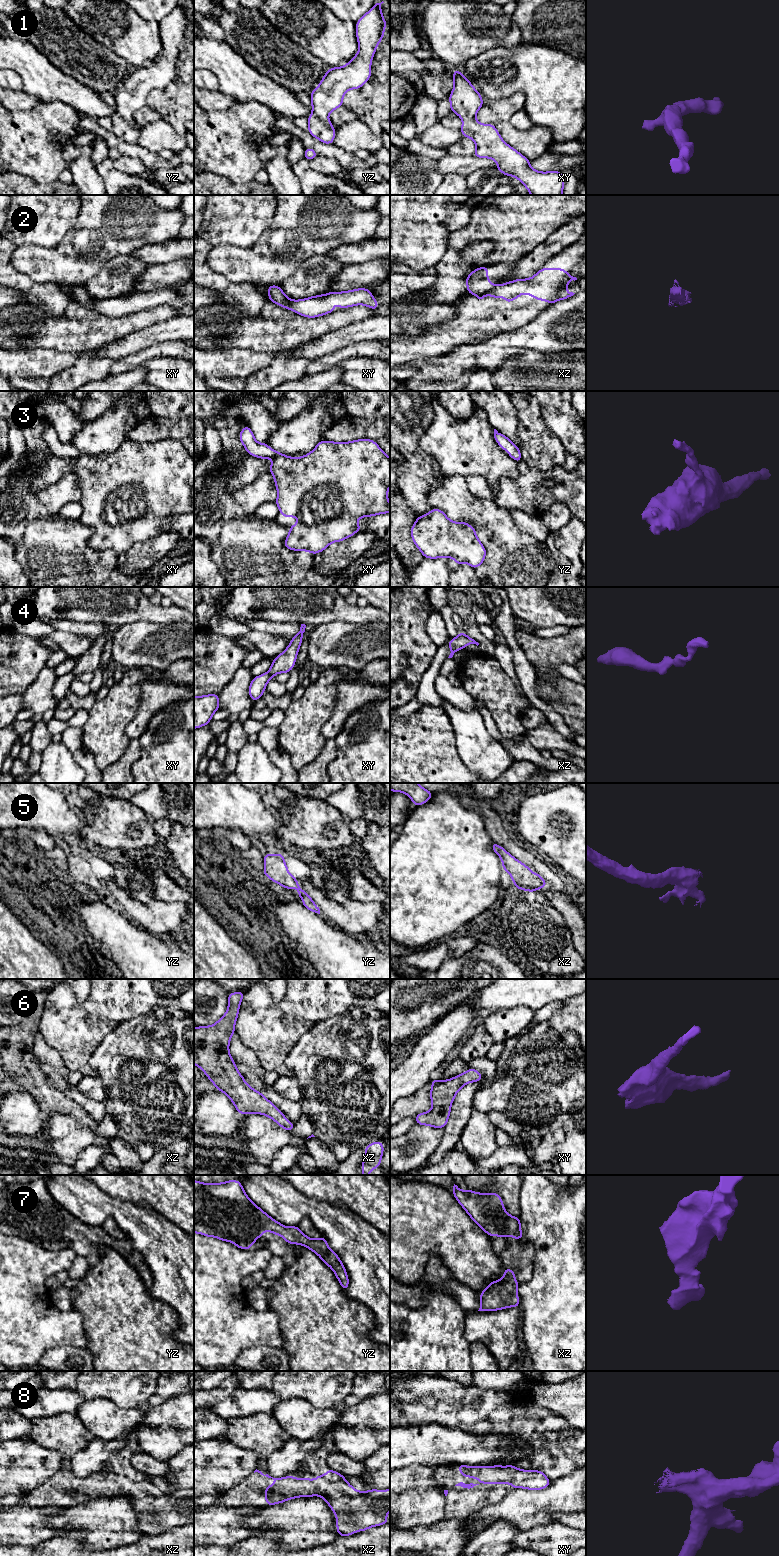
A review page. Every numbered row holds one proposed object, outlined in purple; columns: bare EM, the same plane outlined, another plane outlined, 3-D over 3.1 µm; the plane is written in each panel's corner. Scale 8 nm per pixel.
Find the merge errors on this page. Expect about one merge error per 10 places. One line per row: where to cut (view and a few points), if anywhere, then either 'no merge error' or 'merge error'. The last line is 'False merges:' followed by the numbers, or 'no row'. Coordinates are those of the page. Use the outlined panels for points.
1: no cut; no merge error
2: cut in xz along (496, 285), (480, 295); merge error
3: no cut; no merge error
4: no cut; no merge error
5: no cut; no merge error
6: no cut; no merge error
7: no cut; no merge error
8: no cut; no merge error
False merges: 2

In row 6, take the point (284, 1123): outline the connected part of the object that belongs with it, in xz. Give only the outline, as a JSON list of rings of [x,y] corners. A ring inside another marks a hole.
[[[238,991],[228,994],[228,1009],[216,1023],[194,1027],[194,1064],[206,1074],[217,1090],[230,1098],[241,1115],[263,1114],[291,1132],[294,1123],[260,1091],[246,1083],[229,1053],[230,1039],[235,1033],[235,1023],[244,993]]]

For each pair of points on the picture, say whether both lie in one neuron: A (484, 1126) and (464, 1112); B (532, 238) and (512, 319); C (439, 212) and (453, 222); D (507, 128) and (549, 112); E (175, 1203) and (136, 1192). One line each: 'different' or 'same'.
A: different
B: different
C: different
D: different
E: same

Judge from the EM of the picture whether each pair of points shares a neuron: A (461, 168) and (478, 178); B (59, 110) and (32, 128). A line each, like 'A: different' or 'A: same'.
A: different
B: same

